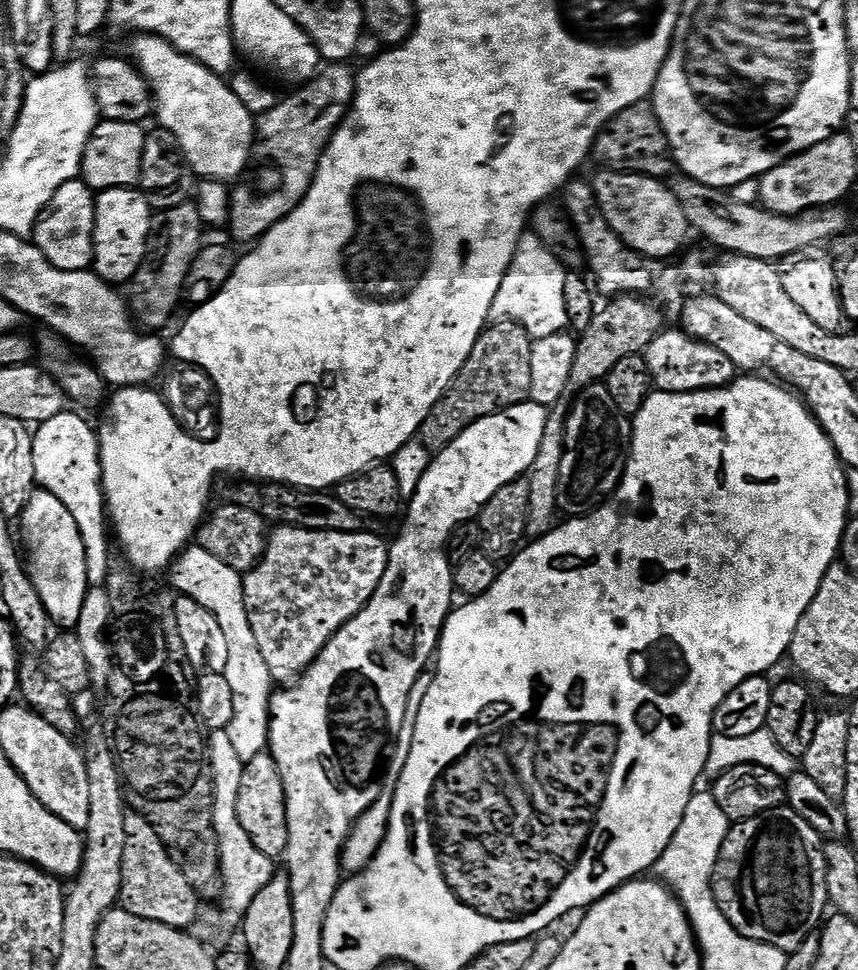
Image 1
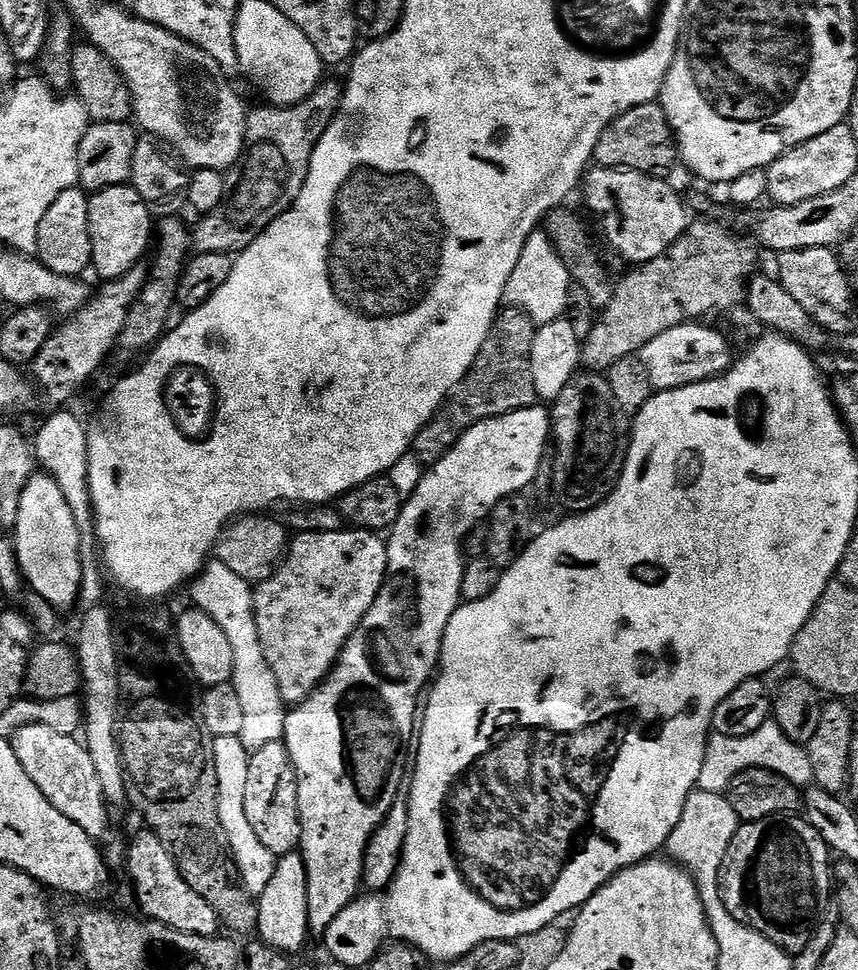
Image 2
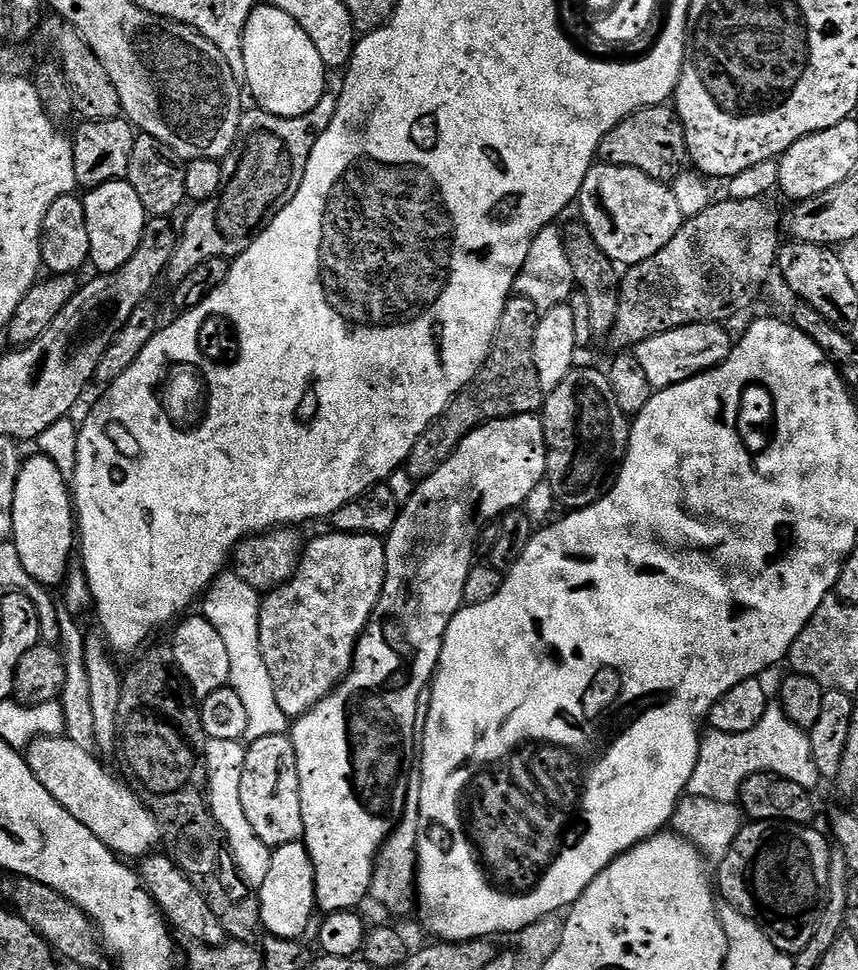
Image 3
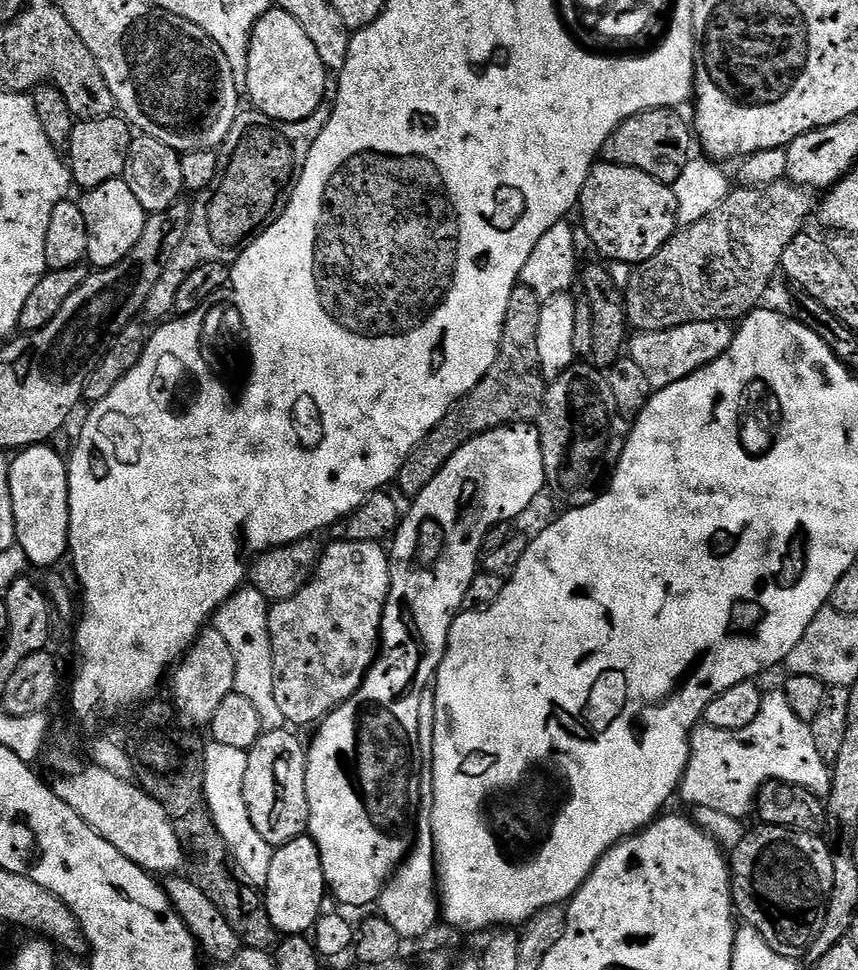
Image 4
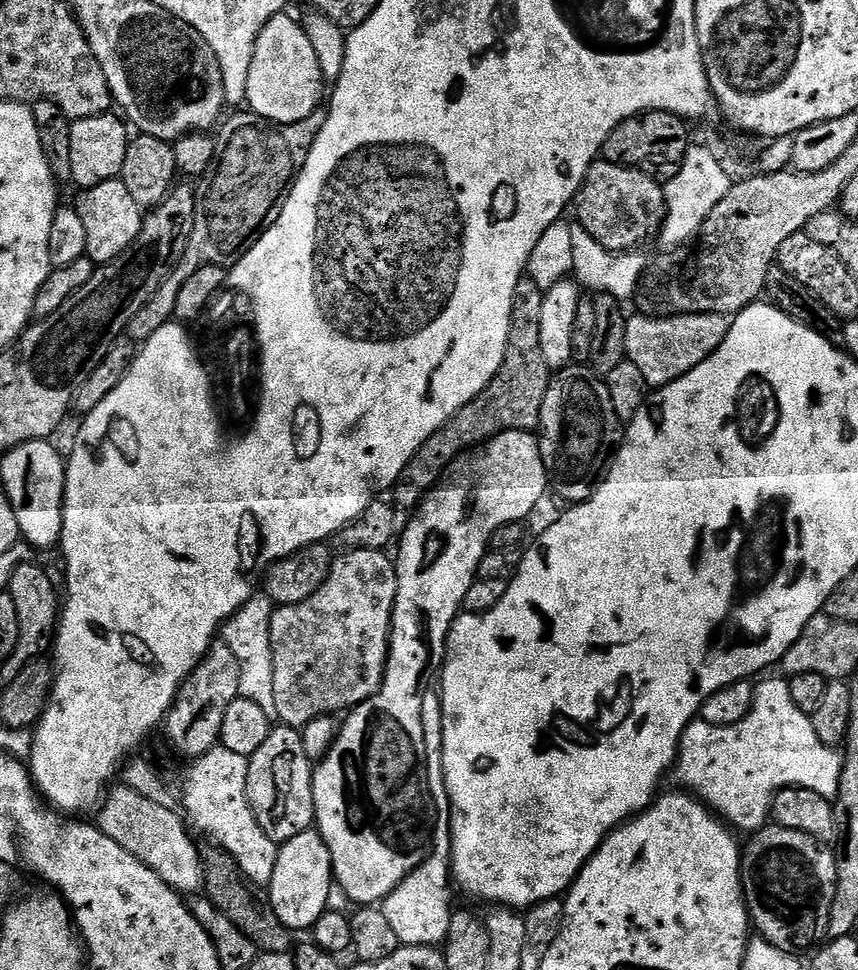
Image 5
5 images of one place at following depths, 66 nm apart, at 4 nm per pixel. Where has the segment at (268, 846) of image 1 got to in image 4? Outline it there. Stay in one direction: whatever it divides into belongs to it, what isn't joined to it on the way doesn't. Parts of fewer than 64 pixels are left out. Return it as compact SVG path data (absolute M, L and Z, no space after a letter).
M287 727L278 730L261 731L254 746L248 749L246 762L246 778L244 779L244 797L246 810L250 810L250 822L254 822L254 830L266 838L273 849L280 848L286 842L294 842L294 838L305 835L308 830L310 806L306 802L306 762L308 754L305 741L300 741Z

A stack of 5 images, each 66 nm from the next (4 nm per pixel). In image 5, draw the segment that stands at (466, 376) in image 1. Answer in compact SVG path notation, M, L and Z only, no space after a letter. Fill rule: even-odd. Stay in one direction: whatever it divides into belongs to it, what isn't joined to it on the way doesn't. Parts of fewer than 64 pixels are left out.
M522 278L518 286L514 286L512 299L512 317L510 318L510 334L502 366L498 374L458 414L454 414L440 427L430 434L426 442L406 462L402 474L398 474L395 484L390 489L391 499L397 509L412 510L420 501L440 483L440 477L448 468L464 455L465 452L480 447L486 441L492 440L498 434L518 430L532 432L540 427L542 402L546 398L550 369L546 358L542 358L542 342L538 342L538 321L542 315L542 302L545 289L538 286L531 278ZM393 496L393 497L392 497ZM396 499L396 500L395 500Z

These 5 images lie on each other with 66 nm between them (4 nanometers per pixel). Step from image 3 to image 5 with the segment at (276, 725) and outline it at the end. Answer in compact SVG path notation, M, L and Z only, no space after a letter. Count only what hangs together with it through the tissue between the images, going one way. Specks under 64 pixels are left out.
M253 594L249 596L246 603L241 604L235 612L229 615L222 629L222 638L226 642L226 646L230 646L234 658L238 658L239 699L255 702L262 710L266 710L266 714L270 718L275 717L276 714L274 710L274 654L270 646L270 622L273 611L274 605L270 597L263 594Z

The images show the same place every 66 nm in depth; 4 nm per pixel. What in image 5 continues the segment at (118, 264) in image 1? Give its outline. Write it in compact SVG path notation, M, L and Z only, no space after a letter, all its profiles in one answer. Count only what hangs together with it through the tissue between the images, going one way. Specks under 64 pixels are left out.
M117 178L107 180L93 188L85 188L79 193L80 201L74 204L78 218L82 218L86 229L86 256L96 266L109 264L118 258L138 238L138 230L142 230L145 213L134 202L130 190L126 190L123 180Z

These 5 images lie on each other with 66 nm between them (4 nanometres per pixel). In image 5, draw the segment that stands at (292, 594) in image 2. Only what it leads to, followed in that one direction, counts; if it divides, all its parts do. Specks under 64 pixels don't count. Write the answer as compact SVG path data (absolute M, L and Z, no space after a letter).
M354 550L333 559L326 582L306 602L282 604L273 611L270 646L274 654L274 710L281 725L302 730L314 718L347 713L380 689L388 665L388 643L392 640L394 598L398 598L394 560L385 551Z

